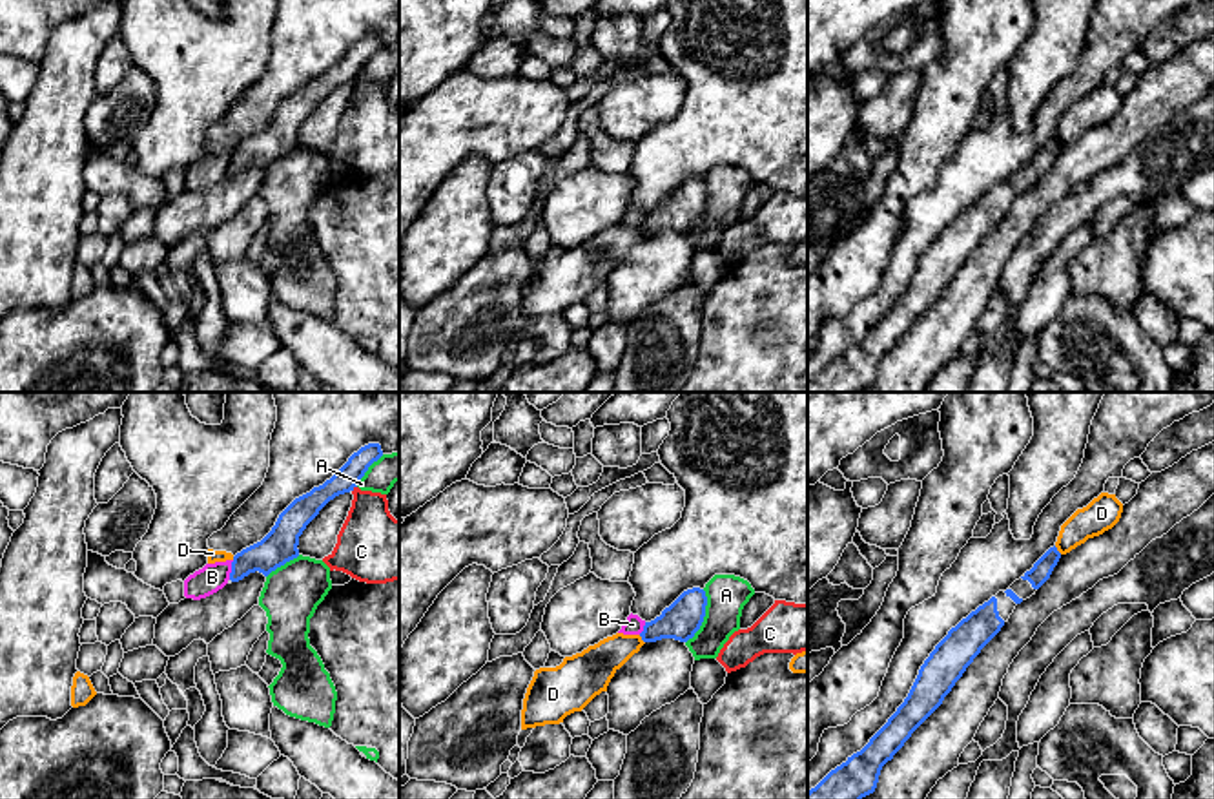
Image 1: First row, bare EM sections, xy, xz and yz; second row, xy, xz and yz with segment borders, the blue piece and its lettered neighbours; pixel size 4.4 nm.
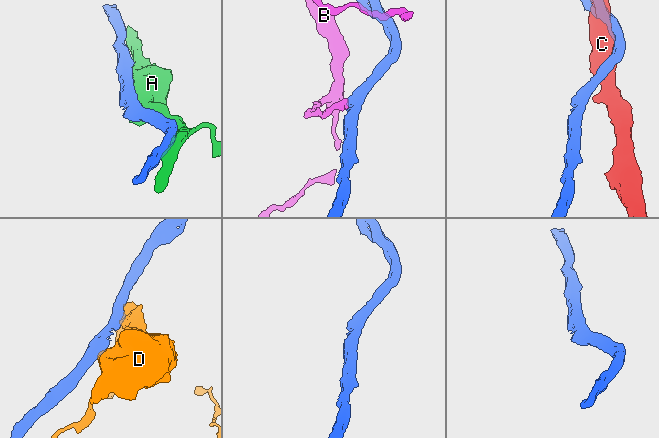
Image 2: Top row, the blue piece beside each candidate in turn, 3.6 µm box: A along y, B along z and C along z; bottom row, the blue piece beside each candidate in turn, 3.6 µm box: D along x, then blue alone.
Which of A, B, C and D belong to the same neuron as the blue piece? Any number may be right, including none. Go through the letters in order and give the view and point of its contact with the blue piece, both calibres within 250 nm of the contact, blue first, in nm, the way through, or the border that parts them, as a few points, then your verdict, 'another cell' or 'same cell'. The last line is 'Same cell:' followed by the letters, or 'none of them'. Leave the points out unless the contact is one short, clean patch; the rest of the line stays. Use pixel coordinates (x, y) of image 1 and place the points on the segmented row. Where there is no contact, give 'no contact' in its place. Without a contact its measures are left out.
A: xz (704, 615) | 170/180 nm | another cell
B: xy (232, 570) | 160/120 nm | along xy (234, 560), (228, 579) | another cell
C: xy (352, 489) | 120/300 nm | another cell
D: yz (1056, 549) | 90/150 nm | along yz (1054, 546), (1061, 553) | another cell
Same cell: none of them

